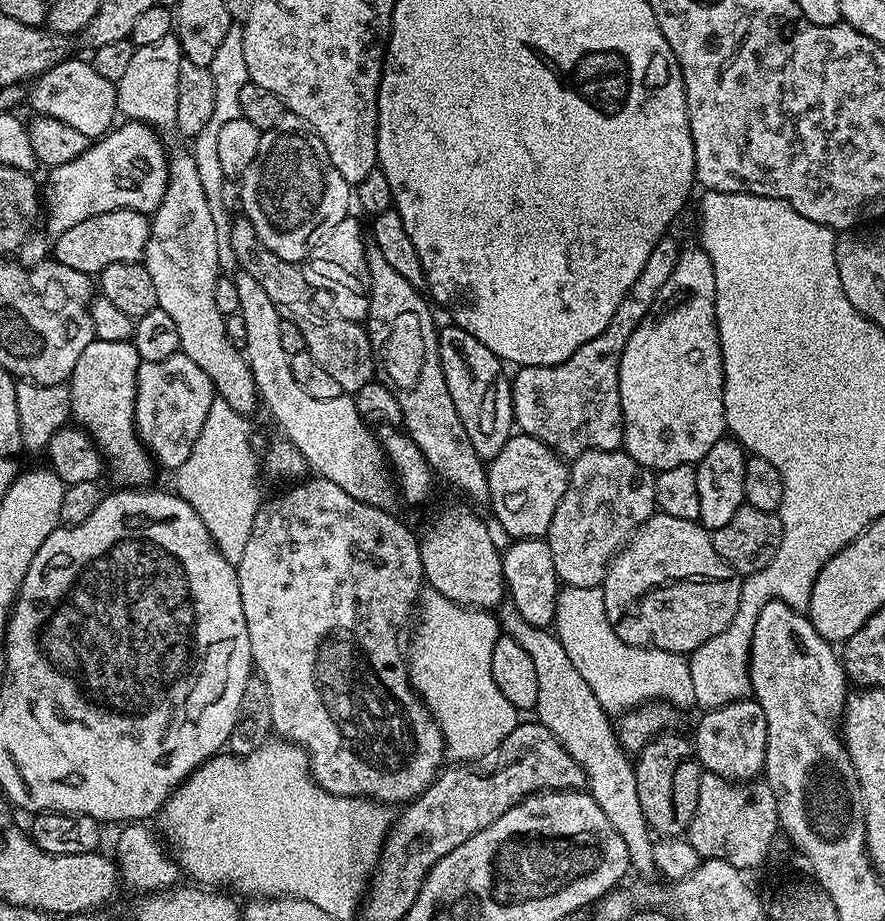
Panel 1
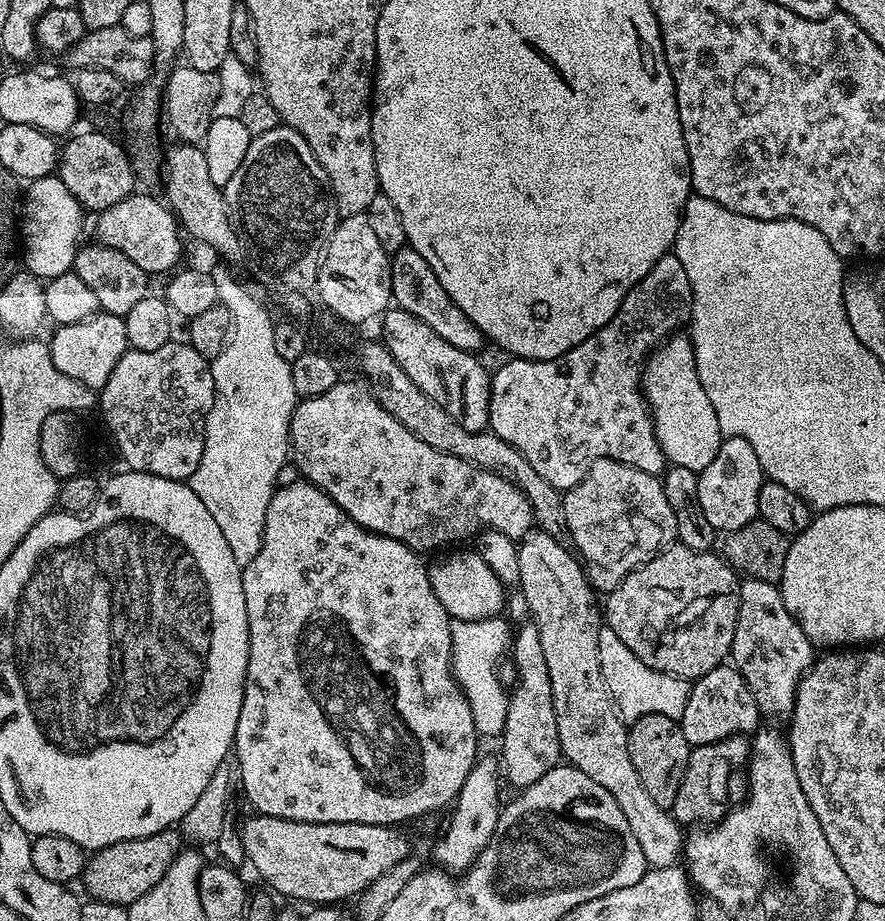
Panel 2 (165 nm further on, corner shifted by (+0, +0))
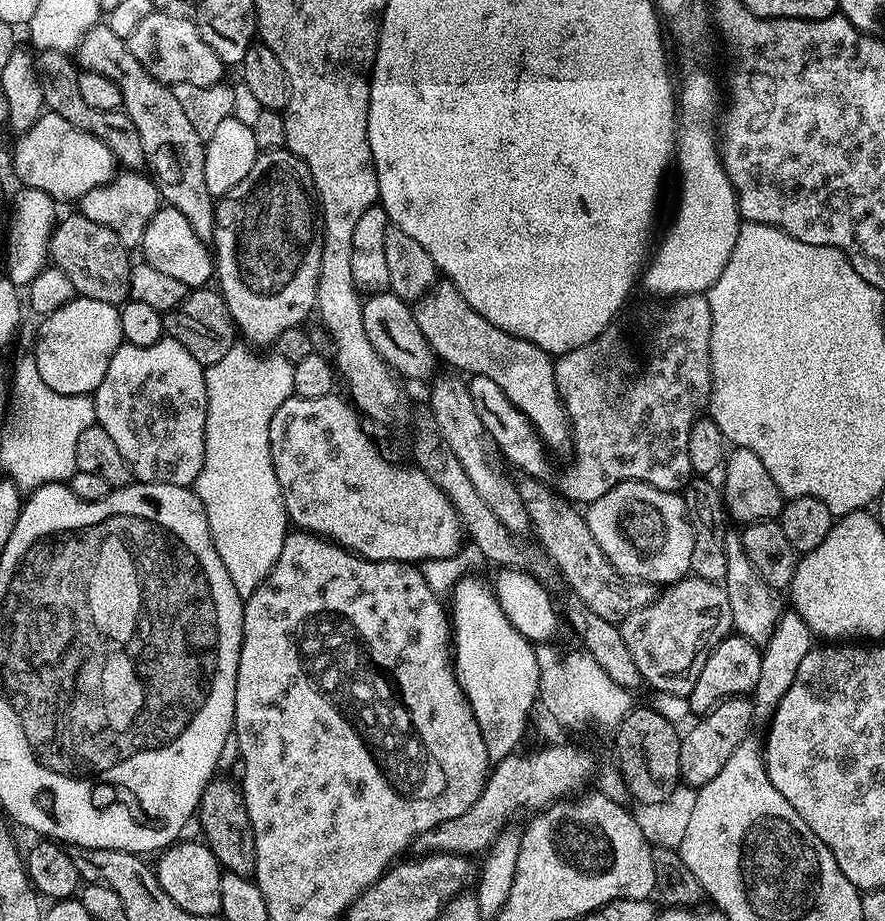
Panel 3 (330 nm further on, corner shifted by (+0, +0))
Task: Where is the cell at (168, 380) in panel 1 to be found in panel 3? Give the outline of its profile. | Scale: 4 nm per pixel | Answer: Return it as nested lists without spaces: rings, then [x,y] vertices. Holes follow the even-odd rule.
[[[167,338],[154,342],[154,346],[134,346],[133,344],[121,343],[119,350],[114,354],[114,358],[110,358],[110,366],[106,366],[106,378],[102,378],[102,382],[97,386],[94,393],[96,423],[102,426],[102,430],[106,430],[106,434],[110,434],[110,438],[114,438],[114,443],[118,445],[118,451],[121,452],[122,458],[126,458],[133,477],[137,481],[145,484],[173,484],[183,488],[195,485],[206,454],[206,410],[208,409],[208,399],[206,398],[204,369],[205,365],[200,364],[198,358],[194,358],[194,354],[190,354],[190,350],[186,350],[186,346],[182,346],[182,342],[174,342]]]

